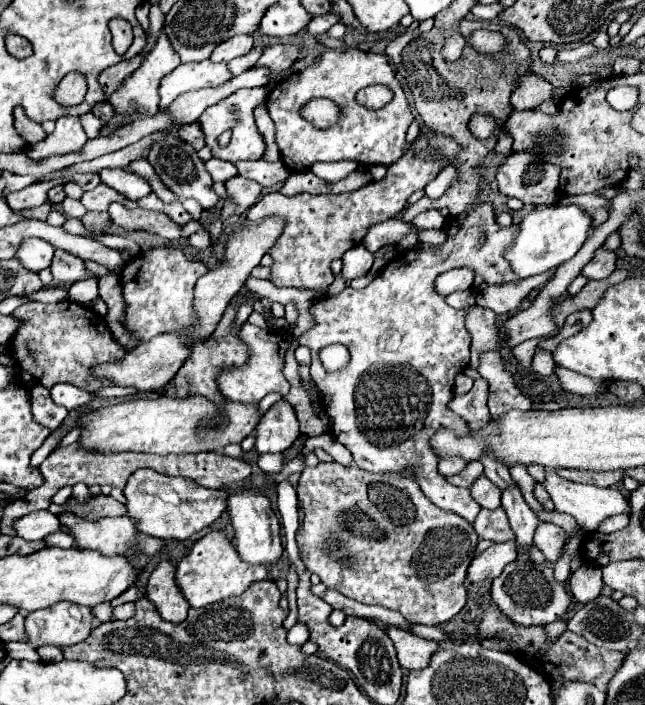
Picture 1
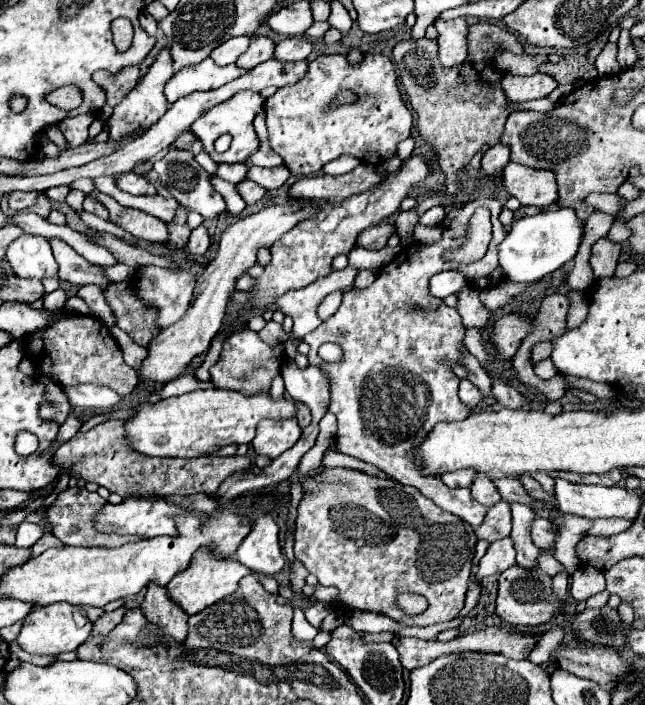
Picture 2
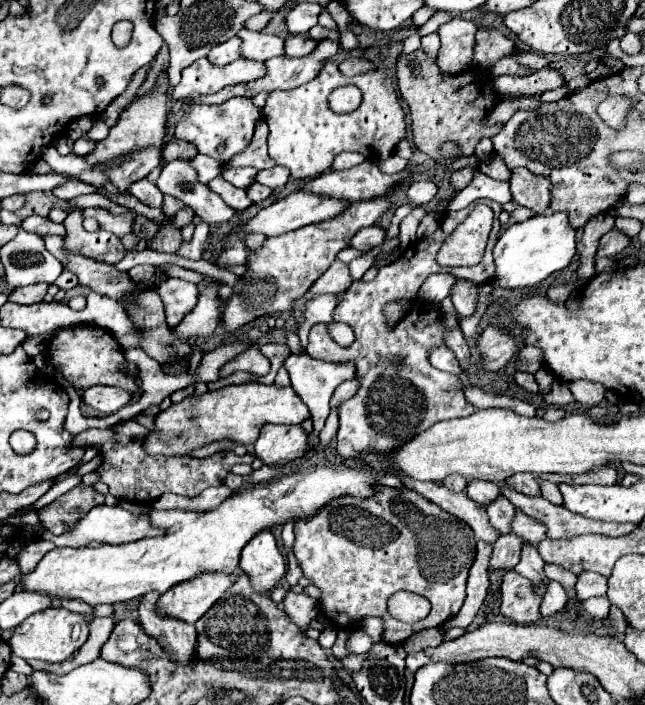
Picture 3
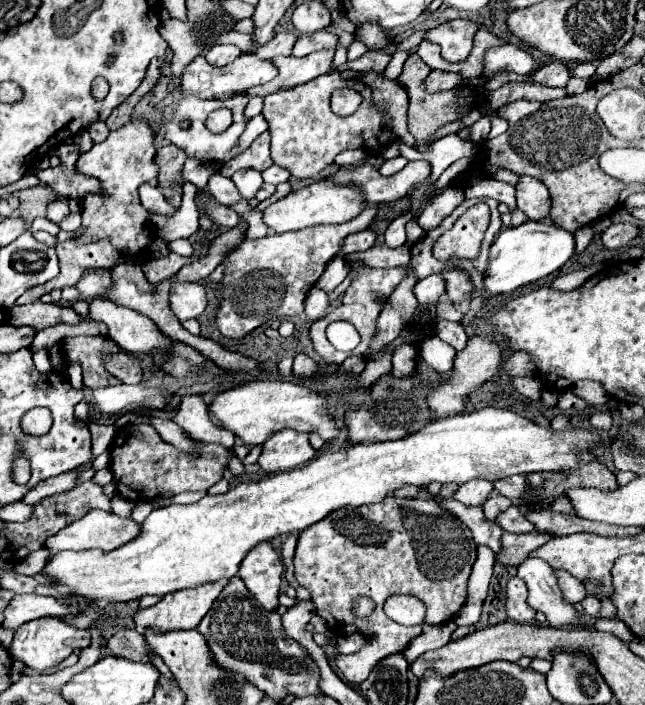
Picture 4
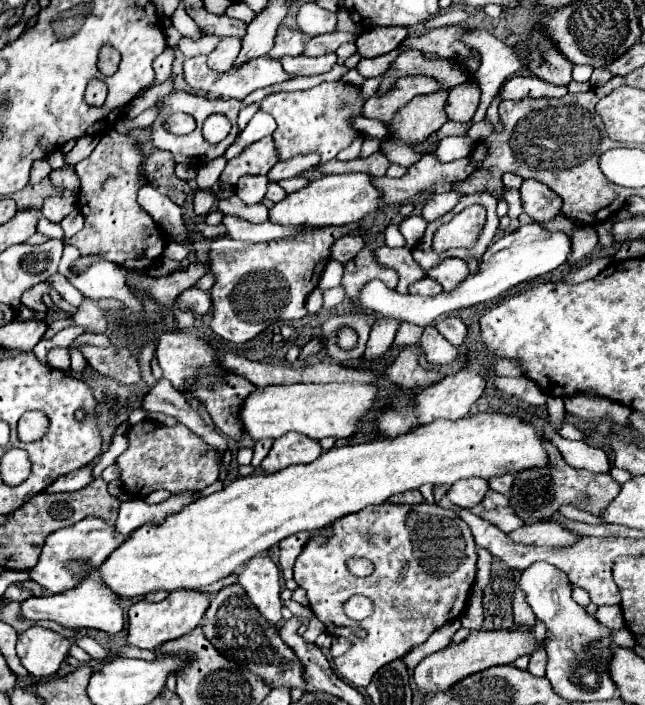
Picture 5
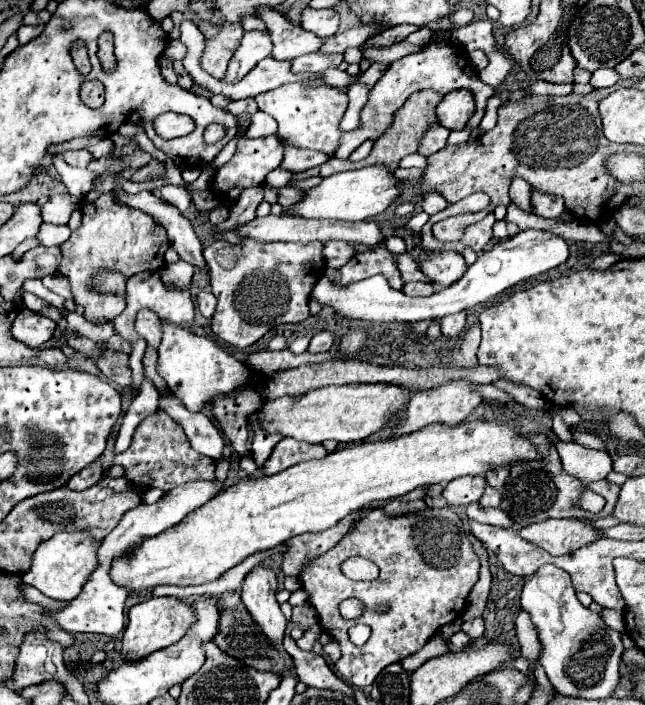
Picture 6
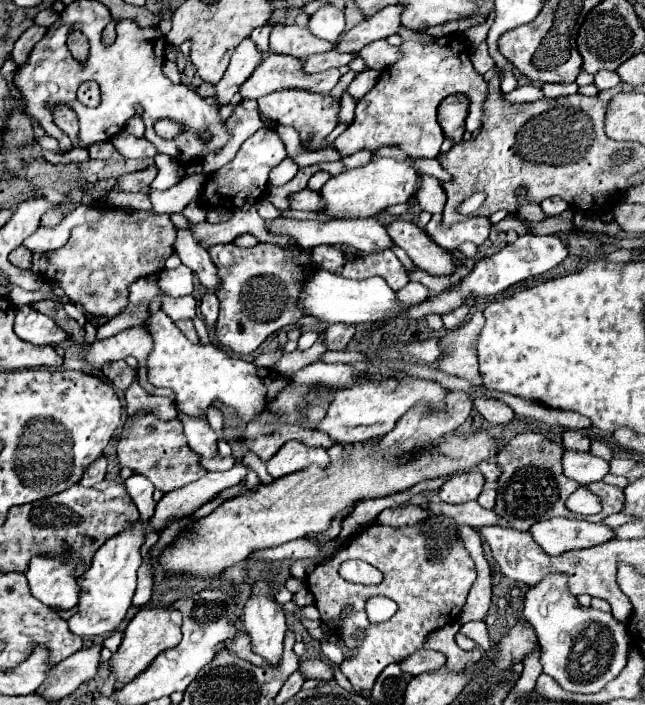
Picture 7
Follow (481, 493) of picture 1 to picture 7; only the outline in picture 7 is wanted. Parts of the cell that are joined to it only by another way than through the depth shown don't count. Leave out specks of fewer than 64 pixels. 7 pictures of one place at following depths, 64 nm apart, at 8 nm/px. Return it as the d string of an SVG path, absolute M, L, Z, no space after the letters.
M478 470L460 474L448 482L442 484L442 488L438 490L440 500L442 502L450 502L450 504L464 504L470 500L476 500L480 496L484 488L484 476Z

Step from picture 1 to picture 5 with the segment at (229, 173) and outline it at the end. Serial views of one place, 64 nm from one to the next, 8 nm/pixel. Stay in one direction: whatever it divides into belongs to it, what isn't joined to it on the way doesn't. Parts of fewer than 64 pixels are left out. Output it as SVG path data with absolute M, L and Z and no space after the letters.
M244 176L244 178L240 178L240 182L238 182L236 196L238 196L244 204L254 206L254 204L258 204L258 202L264 200L266 188L268 188L268 178L266 178L266 176Z

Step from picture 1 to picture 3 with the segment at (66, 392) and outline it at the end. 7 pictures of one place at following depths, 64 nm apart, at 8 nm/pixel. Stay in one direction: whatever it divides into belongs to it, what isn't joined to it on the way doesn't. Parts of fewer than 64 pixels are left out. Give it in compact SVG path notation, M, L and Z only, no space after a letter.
M94 386L84 390L82 402L86 406L96 408L102 414L114 414L122 406L126 406L132 400L134 392L124 392L122 388L112 388L112 386Z

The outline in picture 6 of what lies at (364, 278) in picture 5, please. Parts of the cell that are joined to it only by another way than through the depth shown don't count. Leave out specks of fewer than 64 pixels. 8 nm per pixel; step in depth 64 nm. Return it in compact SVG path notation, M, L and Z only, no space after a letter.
M384 246L356 254L338 272L340 272L340 284L350 284L350 282L356 282L356 280L370 278L374 274L382 274L392 288L396 290L402 290L403 288L397 287L402 286L400 270L394 262L394 256Z

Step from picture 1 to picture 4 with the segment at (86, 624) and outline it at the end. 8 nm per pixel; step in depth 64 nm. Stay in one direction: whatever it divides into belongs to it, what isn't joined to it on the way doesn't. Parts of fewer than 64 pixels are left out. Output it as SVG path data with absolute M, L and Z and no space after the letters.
M40 618L40 620L32 620L26 622L24 626L20 626L14 634L14 642L12 642L12 654L22 660L26 666L34 668L34 670L48 670L58 666L64 658L68 658L72 654L72 650L76 648L88 648L90 646L90 632L88 630L78 630L72 628L68 624L64 624L58 618Z

